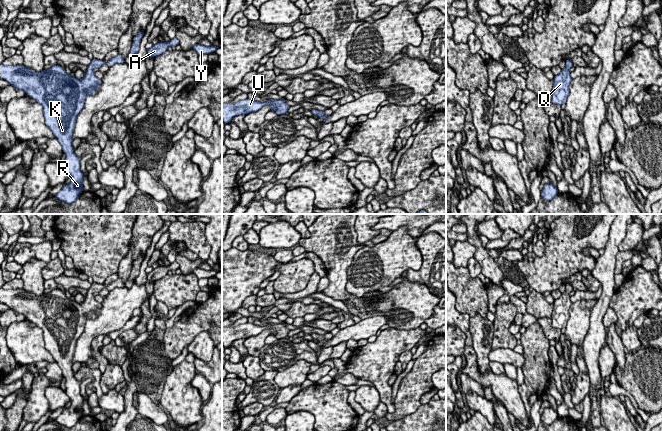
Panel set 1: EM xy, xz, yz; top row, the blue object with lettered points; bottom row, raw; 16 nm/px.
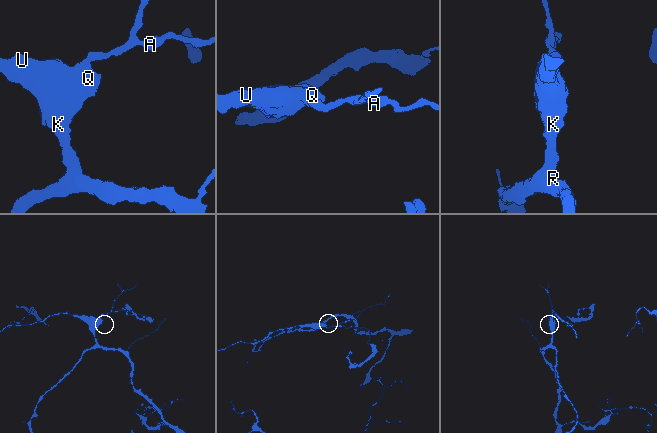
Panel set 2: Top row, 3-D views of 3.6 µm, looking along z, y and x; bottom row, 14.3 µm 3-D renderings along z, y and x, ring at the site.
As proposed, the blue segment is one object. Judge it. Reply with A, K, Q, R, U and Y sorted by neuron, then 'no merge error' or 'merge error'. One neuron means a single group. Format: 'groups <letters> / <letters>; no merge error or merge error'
groups A K Q R U Y; no merge error

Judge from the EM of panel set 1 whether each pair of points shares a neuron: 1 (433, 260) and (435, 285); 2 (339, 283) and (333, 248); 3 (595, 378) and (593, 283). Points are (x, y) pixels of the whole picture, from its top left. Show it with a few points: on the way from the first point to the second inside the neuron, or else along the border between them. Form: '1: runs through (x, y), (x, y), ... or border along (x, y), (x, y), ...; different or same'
1: runs through (428, 266), (429, 279); same
2: runs through (337, 274), (336, 257); same
3: border along (591, 273), (600, 283); different

